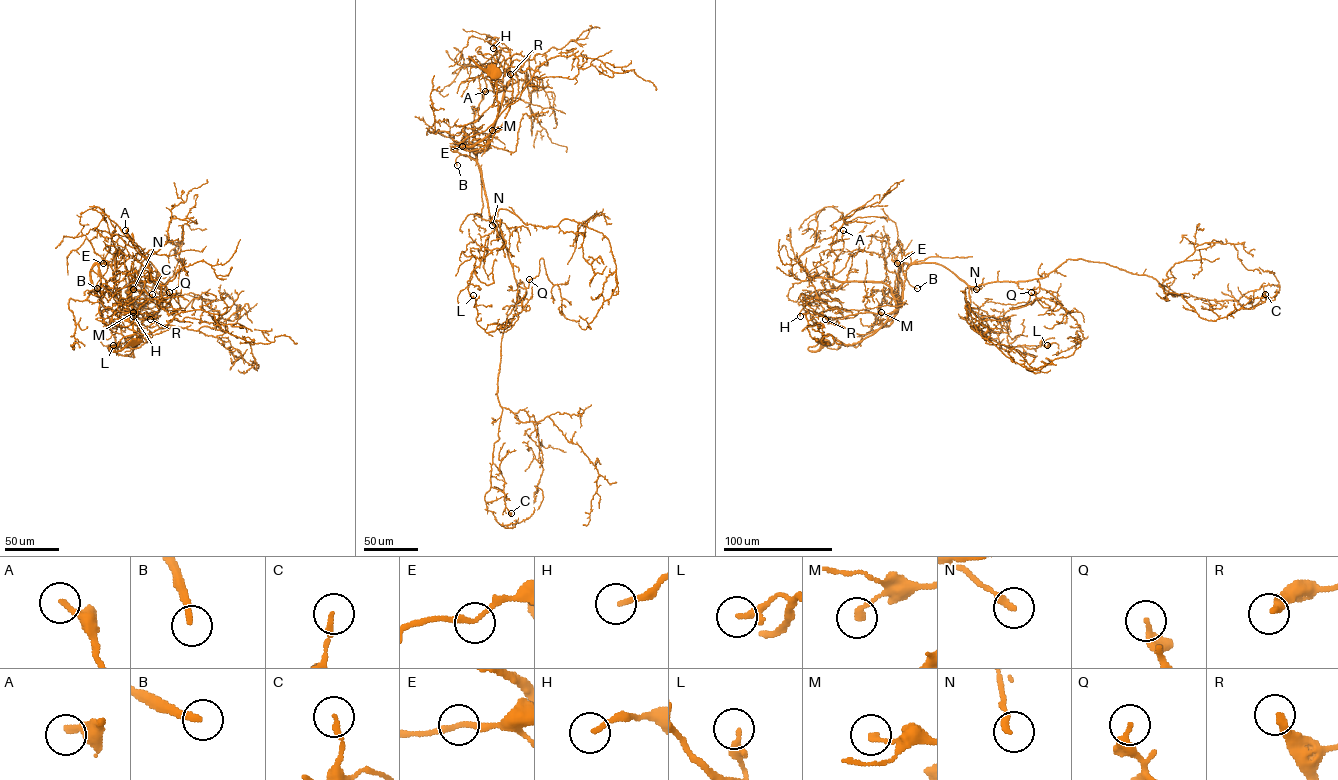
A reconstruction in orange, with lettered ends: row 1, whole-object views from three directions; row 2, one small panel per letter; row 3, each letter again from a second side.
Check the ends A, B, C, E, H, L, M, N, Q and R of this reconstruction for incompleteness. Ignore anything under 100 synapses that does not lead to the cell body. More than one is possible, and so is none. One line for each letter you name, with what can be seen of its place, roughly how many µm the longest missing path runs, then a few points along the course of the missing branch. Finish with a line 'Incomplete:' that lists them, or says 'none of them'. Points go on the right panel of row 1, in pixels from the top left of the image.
B: at (917, 288); about 250 µm are missing; missing branch runs (917, 288), (914, 302), (929, 315), (948, 318), (942, 313), (952, 300), (962, 312), (988, 314), (955, 304)
R: at (825, 319); about 120 µm are missing; missing branch runs (825, 319), (794, 324), (806, 334), (802, 331), (800, 338), (797, 331), (803, 326), (795, 332), (794, 326)
Incomplete: B, R

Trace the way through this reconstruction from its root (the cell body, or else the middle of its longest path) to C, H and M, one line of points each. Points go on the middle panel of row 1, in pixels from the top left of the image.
C: (496, 73), (497, 117), (475, 154), (517, 286), (501, 341), (490, 477), (511, 513)
H: (496, 73), (490, 81), (496, 84), (498, 111), (489, 141), (518, 93), (516, 68), (509, 66), (493, 48)
M: (496, 73), (490, 81), (496, 84), (498, 111), (488, 135), (489, 141), (498, 128), (492, 130)

